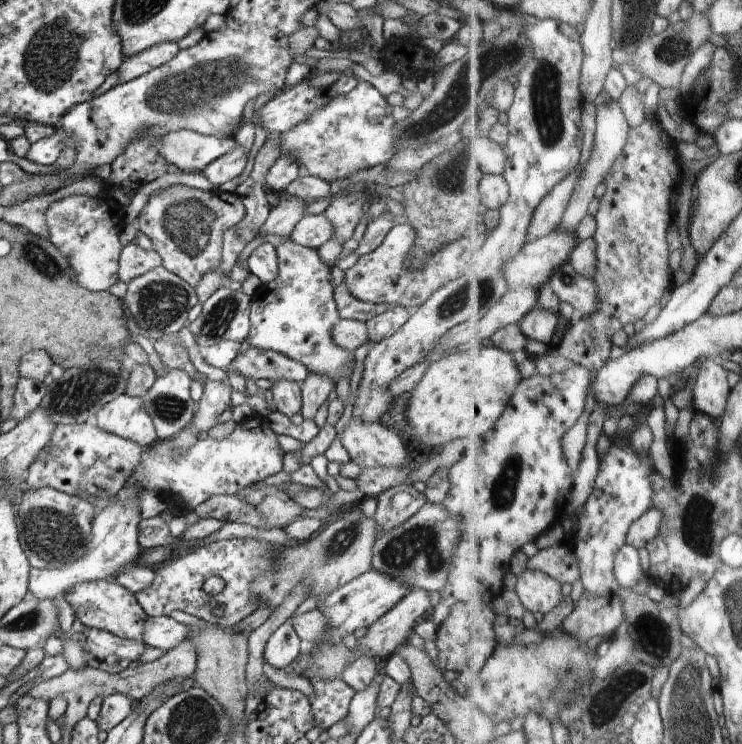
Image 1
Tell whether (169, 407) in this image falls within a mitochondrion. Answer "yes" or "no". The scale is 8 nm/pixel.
yes

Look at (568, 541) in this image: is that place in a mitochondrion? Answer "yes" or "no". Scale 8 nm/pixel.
no

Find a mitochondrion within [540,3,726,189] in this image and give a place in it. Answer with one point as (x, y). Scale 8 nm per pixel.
(672, 49)

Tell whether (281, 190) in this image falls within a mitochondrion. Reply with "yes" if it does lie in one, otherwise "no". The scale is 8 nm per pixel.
no

